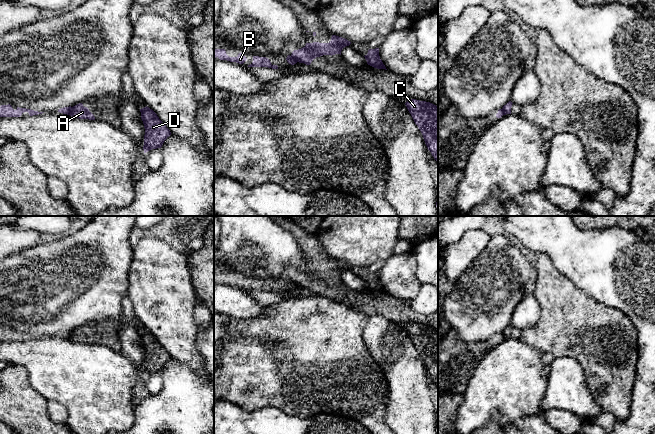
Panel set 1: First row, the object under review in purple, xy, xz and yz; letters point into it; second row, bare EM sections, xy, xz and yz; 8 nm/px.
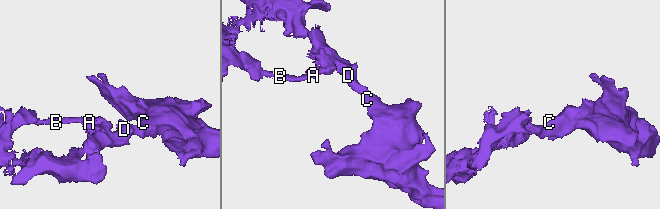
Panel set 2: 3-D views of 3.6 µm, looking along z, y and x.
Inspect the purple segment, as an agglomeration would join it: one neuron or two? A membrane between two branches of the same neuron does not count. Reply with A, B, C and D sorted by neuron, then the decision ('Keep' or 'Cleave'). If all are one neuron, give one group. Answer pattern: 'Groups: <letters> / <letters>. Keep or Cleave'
Groups: A C D / B. Cleave

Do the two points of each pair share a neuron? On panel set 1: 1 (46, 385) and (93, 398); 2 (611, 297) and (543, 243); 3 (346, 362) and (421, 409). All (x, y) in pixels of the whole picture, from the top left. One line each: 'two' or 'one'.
1: one
2: one
3: two

